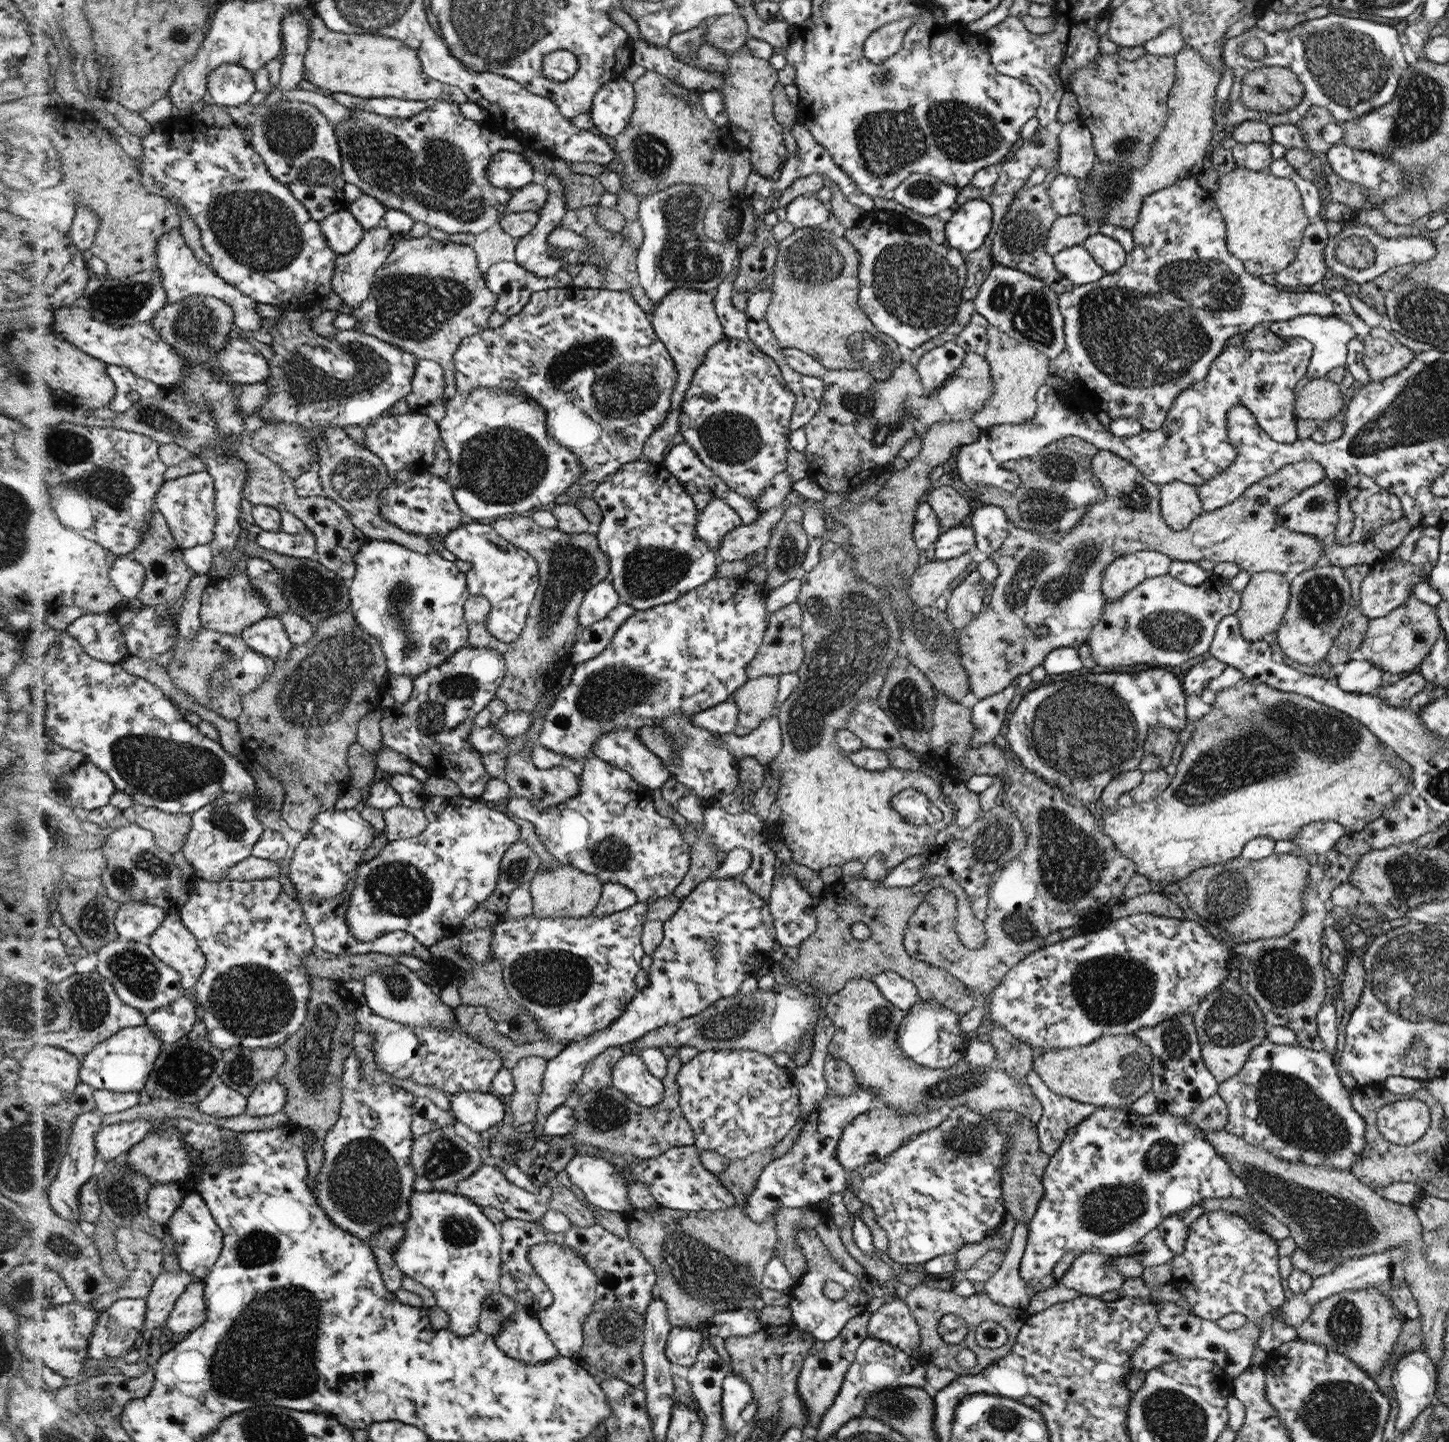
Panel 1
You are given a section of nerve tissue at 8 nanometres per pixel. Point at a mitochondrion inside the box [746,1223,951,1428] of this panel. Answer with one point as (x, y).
(901, 1406)

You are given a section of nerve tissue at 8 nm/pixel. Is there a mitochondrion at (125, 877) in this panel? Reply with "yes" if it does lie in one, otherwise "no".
yes

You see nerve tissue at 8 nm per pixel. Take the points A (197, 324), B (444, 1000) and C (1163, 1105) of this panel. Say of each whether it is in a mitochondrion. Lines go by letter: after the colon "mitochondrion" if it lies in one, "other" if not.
A: mitochondrion
B: other
C: other

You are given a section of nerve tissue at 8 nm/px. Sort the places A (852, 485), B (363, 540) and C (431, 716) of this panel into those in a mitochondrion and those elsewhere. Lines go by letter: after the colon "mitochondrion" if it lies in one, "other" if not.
A: other
B: other
C: mitochondrion

